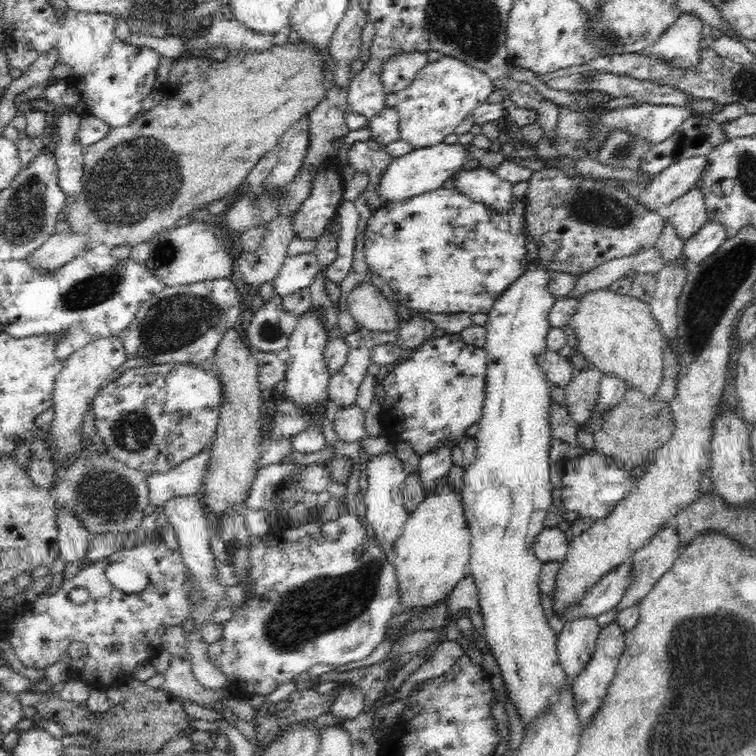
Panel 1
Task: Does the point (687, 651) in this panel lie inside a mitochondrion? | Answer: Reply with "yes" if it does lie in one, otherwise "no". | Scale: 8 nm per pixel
yes

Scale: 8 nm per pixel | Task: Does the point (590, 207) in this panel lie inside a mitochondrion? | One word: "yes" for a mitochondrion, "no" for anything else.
yes

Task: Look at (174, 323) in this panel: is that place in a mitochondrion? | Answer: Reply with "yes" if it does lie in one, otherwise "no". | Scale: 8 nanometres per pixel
yes

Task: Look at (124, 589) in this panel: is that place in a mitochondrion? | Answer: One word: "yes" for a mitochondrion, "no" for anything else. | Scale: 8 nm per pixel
no

